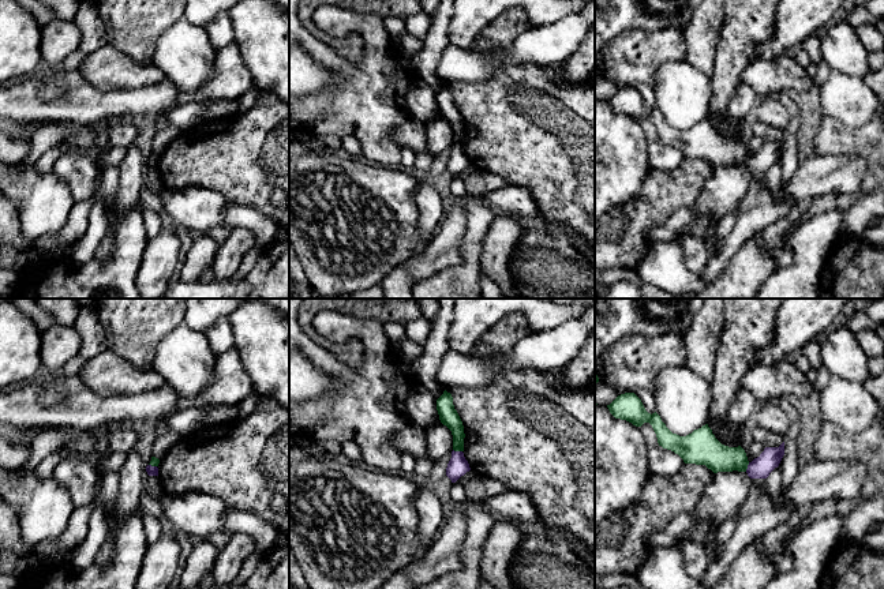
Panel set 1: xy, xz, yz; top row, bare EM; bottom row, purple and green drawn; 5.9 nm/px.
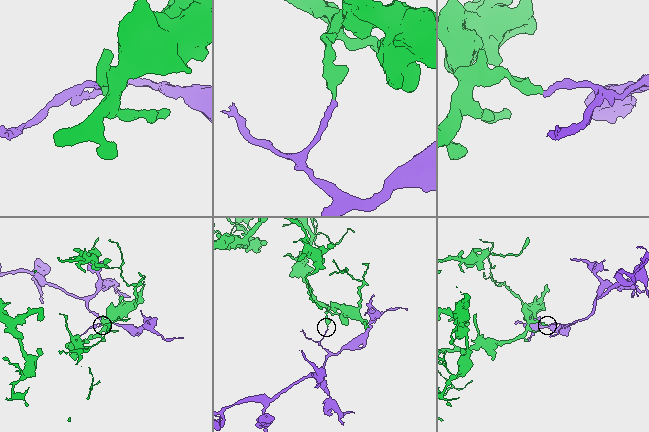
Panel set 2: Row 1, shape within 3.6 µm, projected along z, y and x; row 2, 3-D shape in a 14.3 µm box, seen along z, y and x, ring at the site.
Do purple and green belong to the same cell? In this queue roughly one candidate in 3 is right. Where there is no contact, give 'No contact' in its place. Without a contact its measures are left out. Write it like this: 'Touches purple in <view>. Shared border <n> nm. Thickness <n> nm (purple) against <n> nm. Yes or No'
Touches purple in xz. Shared border 60 nm. Thickness 120 nm (purple) against 110 nm. No

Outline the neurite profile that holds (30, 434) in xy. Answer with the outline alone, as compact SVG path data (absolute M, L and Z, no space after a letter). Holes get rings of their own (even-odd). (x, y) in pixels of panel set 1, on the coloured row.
M41 427L41 428L26 428L26 431L23 432L23 438L25 440L33 442L38 435L44 434L48 429L57 429L64 436L65 443L76 439L82 432L90 432L94 436L93 431L79 431L67 427L57 427L57 428Z

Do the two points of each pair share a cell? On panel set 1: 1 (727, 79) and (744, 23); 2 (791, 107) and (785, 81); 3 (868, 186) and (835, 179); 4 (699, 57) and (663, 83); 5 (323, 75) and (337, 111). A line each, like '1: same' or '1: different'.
1: same
2: different
3: different
4: different
5: different

